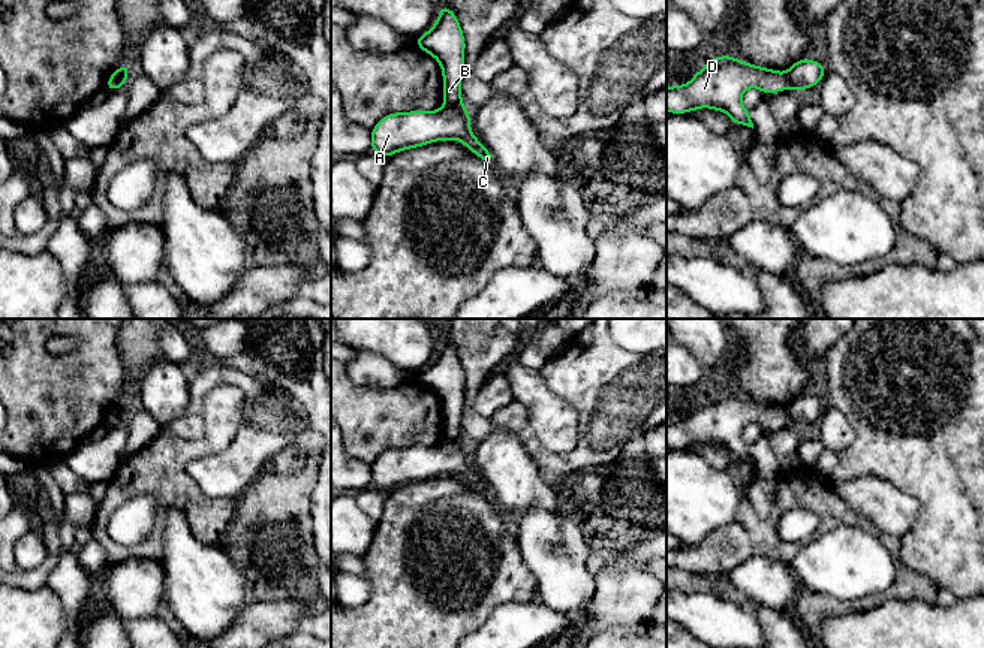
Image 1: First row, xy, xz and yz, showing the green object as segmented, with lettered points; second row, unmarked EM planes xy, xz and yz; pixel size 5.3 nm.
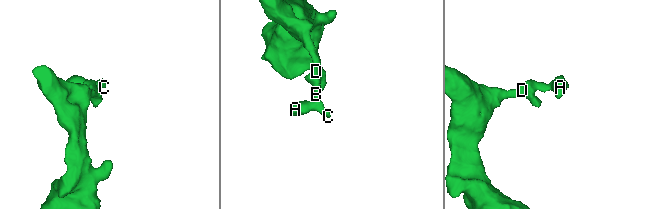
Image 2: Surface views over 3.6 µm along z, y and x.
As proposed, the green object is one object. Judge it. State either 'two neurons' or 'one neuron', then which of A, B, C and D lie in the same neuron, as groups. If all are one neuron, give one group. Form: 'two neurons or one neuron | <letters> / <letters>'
two neurons | A C / B D

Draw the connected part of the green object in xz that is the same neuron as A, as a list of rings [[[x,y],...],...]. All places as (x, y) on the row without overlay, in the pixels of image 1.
[[[445,440],[431,447],[415,444],[385,450],[371,464],[371,486],[389,492],[409,483],[448,474],[460,476],[485,498],[494,494],[472,468],[470,449],[463,440]]]

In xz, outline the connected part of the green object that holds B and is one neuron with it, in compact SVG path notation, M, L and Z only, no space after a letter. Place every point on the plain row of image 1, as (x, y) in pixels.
M445 340L434 361L418 371L416 382L434 392L443 412L443 438L463 440L464 370L455 349Z

